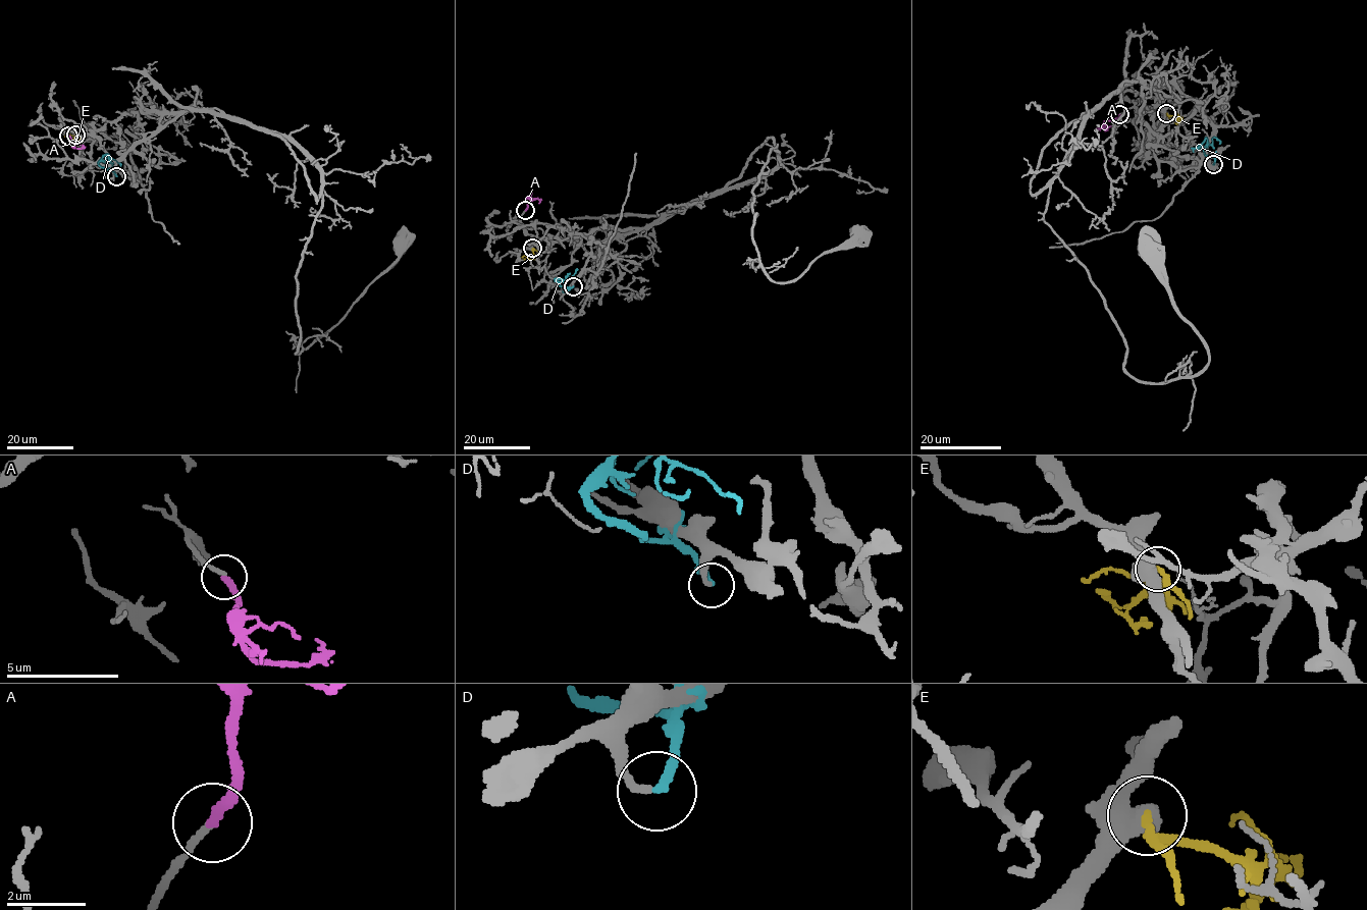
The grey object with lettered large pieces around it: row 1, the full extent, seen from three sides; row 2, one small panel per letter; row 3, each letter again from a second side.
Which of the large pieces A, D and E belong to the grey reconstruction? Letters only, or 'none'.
none

